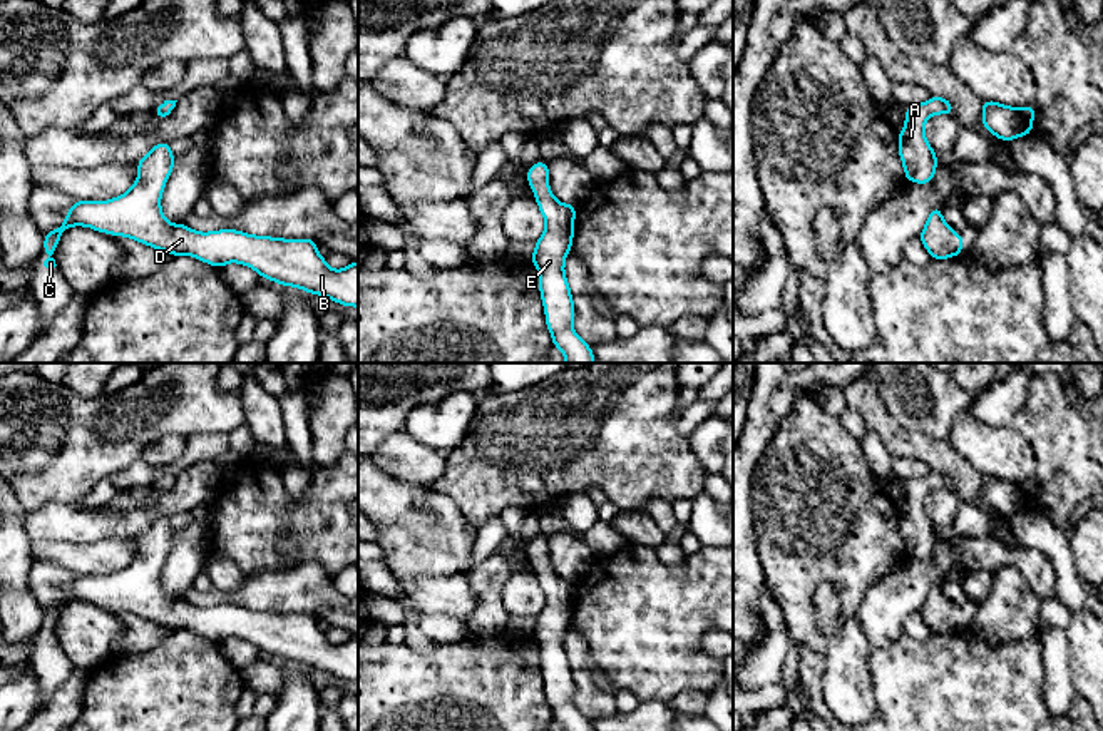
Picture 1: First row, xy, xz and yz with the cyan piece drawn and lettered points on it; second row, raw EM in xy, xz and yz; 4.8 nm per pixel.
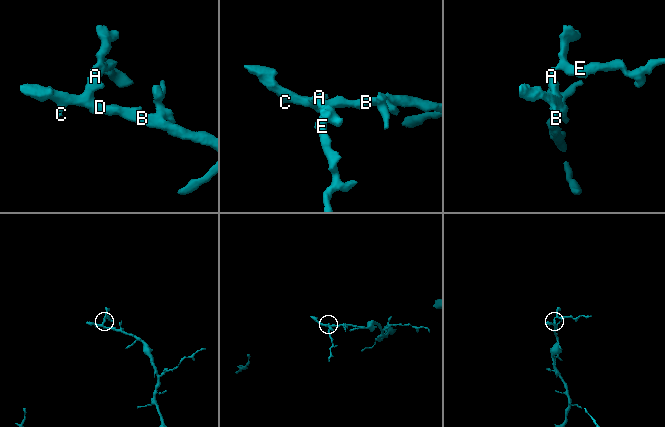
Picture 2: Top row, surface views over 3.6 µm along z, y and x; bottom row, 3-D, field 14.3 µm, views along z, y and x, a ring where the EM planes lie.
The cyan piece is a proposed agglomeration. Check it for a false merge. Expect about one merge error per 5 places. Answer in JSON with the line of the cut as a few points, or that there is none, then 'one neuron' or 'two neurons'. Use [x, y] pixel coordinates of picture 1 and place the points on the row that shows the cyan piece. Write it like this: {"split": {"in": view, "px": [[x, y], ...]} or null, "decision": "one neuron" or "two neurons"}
{"split": null, "decision": "one neuron"}

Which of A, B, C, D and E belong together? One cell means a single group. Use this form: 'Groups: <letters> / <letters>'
Groups: A B C D E

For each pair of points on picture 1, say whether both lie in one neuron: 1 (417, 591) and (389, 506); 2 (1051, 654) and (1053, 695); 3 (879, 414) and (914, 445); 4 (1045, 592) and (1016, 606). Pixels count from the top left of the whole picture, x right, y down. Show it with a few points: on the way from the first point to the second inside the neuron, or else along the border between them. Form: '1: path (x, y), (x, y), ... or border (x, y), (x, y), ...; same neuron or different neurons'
1: border (452, 574), (399, 581); different neurons
2: path (1055, 664), (1055, 684); same neuron
3: path (886, 424), (904, 442); same neuron
4: border (1013, 566), (1041, 601); different neurons

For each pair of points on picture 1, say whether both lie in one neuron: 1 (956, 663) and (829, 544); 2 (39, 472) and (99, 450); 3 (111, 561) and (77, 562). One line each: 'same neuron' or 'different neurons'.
1: different neurons
2: same neuron
3: same neuron

